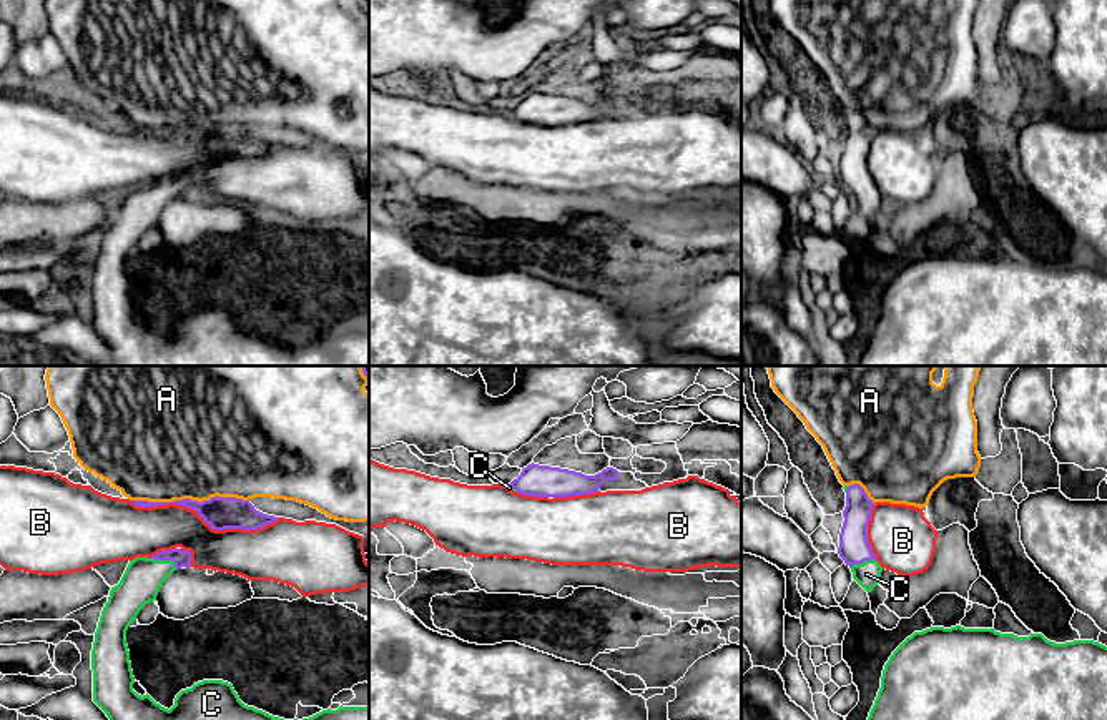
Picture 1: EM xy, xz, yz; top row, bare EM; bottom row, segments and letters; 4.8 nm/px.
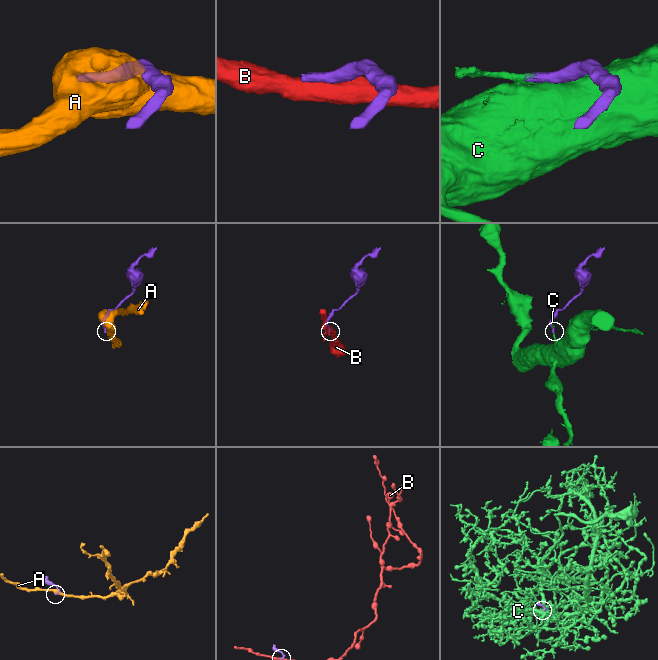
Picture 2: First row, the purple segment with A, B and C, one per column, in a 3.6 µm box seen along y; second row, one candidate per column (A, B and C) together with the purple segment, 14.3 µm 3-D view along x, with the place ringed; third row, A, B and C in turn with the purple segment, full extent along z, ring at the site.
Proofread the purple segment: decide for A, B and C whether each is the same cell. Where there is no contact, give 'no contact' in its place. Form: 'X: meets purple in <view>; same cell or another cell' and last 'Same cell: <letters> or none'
A: meets purple in xy; another cell
B: meets purple in xy; another cell
C: meets purple in xy; same cell
Same cell: C

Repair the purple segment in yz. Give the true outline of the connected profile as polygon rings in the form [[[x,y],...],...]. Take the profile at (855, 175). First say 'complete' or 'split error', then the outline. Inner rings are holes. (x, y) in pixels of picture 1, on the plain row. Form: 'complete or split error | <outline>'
split error | [[[859,111],[844,113],[846,135],[838,181],[851,196],[853,206],[869,221],[881,208],[883,195],[868,168],[868,151],[874,130]]]

